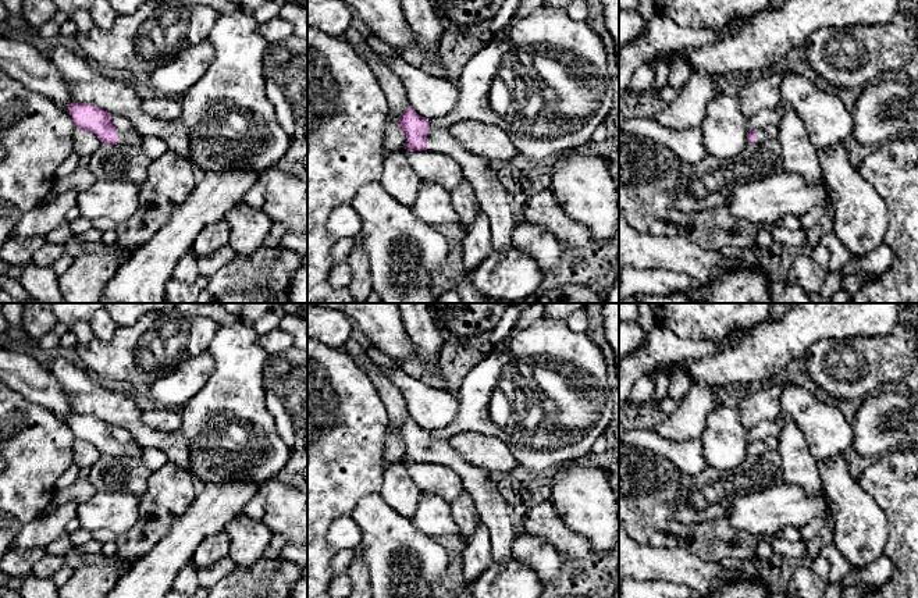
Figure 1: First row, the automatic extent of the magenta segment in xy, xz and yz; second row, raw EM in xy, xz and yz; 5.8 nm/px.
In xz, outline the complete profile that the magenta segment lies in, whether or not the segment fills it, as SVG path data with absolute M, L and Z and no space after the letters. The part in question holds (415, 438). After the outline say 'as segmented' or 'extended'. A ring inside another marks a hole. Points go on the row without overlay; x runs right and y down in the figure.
M409 416L399 428L399 438L409 462L433 462L455 470L476 503L480 523L488 528L494 562L502 563L512 556L517 531L513 528L505 501L492 474L467 463L448 439L433 441L430 433Z; extended

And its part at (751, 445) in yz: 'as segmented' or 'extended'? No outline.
extended

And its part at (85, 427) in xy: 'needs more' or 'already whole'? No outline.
needs more

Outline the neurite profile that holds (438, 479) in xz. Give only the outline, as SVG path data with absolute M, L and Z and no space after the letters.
M409 462L408 471L413 483L423 492L433 492L452 503L460 498L466 490L459 474L445 464L433 462Z

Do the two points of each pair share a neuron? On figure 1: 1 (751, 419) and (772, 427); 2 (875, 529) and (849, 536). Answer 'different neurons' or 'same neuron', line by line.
1: different neurons
2: same neuron

